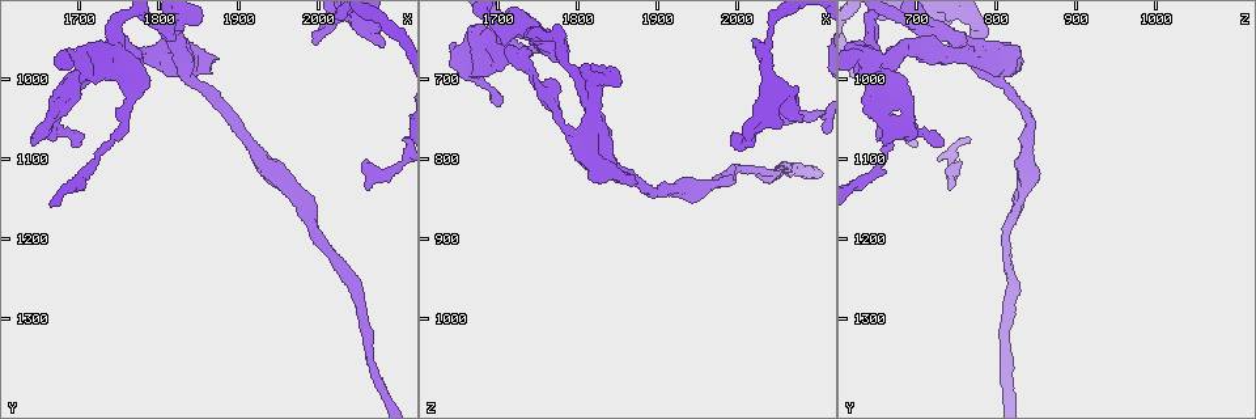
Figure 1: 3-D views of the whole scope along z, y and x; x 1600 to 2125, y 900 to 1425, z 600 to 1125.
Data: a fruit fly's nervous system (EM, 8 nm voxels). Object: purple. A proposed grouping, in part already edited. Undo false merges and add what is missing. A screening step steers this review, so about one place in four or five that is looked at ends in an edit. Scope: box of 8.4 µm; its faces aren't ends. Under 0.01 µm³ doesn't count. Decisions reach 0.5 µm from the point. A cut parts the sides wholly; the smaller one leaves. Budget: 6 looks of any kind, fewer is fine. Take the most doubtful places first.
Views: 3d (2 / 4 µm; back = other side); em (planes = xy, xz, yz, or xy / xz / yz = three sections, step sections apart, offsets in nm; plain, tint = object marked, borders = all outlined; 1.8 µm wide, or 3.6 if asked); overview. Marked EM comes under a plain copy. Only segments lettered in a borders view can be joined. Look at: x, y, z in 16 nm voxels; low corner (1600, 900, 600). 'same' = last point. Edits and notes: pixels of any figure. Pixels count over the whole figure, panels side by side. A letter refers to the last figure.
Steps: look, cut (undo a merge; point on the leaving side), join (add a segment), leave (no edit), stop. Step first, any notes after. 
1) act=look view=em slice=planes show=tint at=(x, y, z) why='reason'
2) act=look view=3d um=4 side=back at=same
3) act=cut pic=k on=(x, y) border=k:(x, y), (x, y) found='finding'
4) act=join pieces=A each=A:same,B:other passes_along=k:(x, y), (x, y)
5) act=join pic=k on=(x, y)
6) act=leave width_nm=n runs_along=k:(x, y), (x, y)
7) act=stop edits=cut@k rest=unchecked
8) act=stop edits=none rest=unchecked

act=look view=em um=3.6 slice=xz step=8 show=tint at=(1995, 955, 770) why='free end'

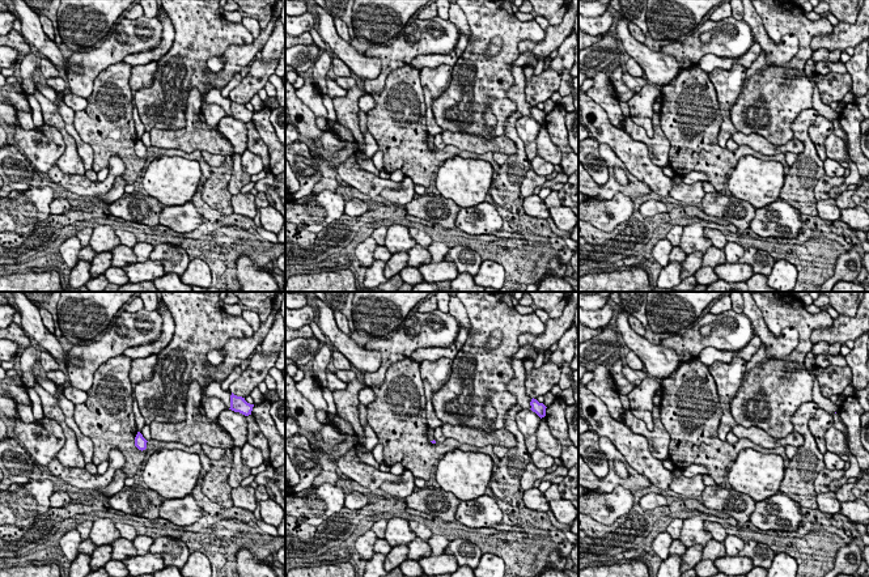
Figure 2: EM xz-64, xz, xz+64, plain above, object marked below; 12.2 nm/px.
act=look view=em um=3.6 slice=planes show=borders at=same

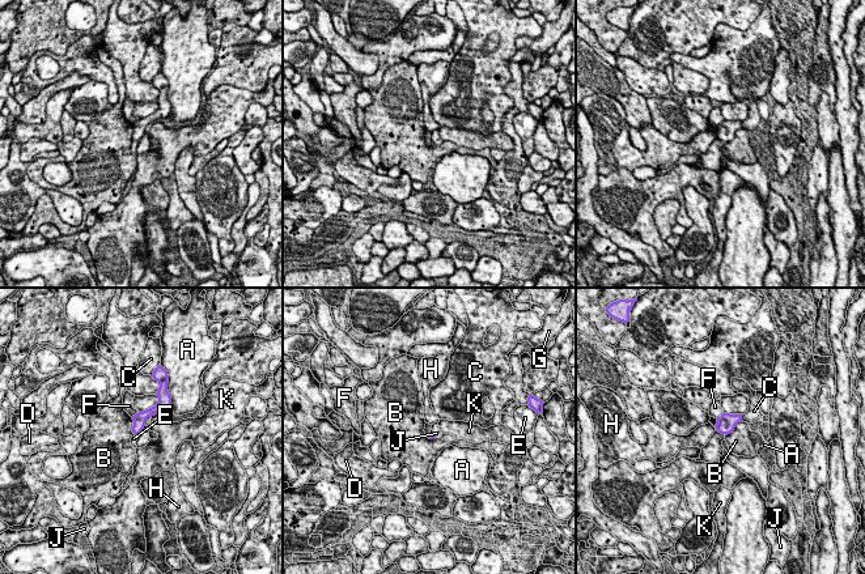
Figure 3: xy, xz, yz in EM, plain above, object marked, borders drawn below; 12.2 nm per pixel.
act=leave longest_contact=G:320nm each=A:other,B:other,C:other,D:other,E:other,F:other,G:other,H:other,J:other,K:other border=3:(716, 429), (725, 434) found='none of them fits'

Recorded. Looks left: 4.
act=look view=em um=3.6 slice=yz step=4 show=borders at=(1815, 940, 710)

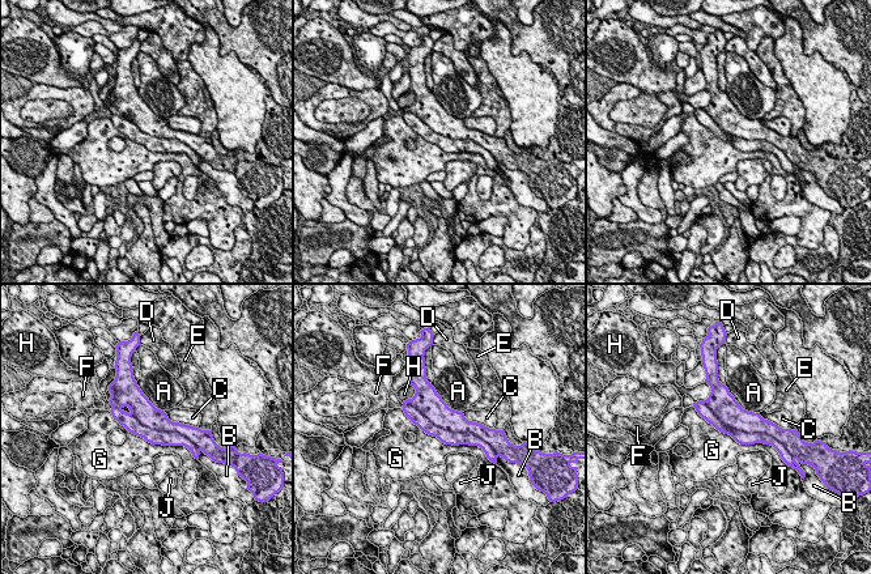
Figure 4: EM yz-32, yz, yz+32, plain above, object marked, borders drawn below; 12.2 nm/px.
act=cut pic=4 on=(437, 412) each=A:other,B:other,C:other,D:other,E:other,F:other,G:other,H:other,J:other part_leaving=4:(120, 404), (136, 403), (185, 432) found='a second neuron is stuck on'

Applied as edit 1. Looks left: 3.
act=stop edits=cut@4 rest=unchecked

